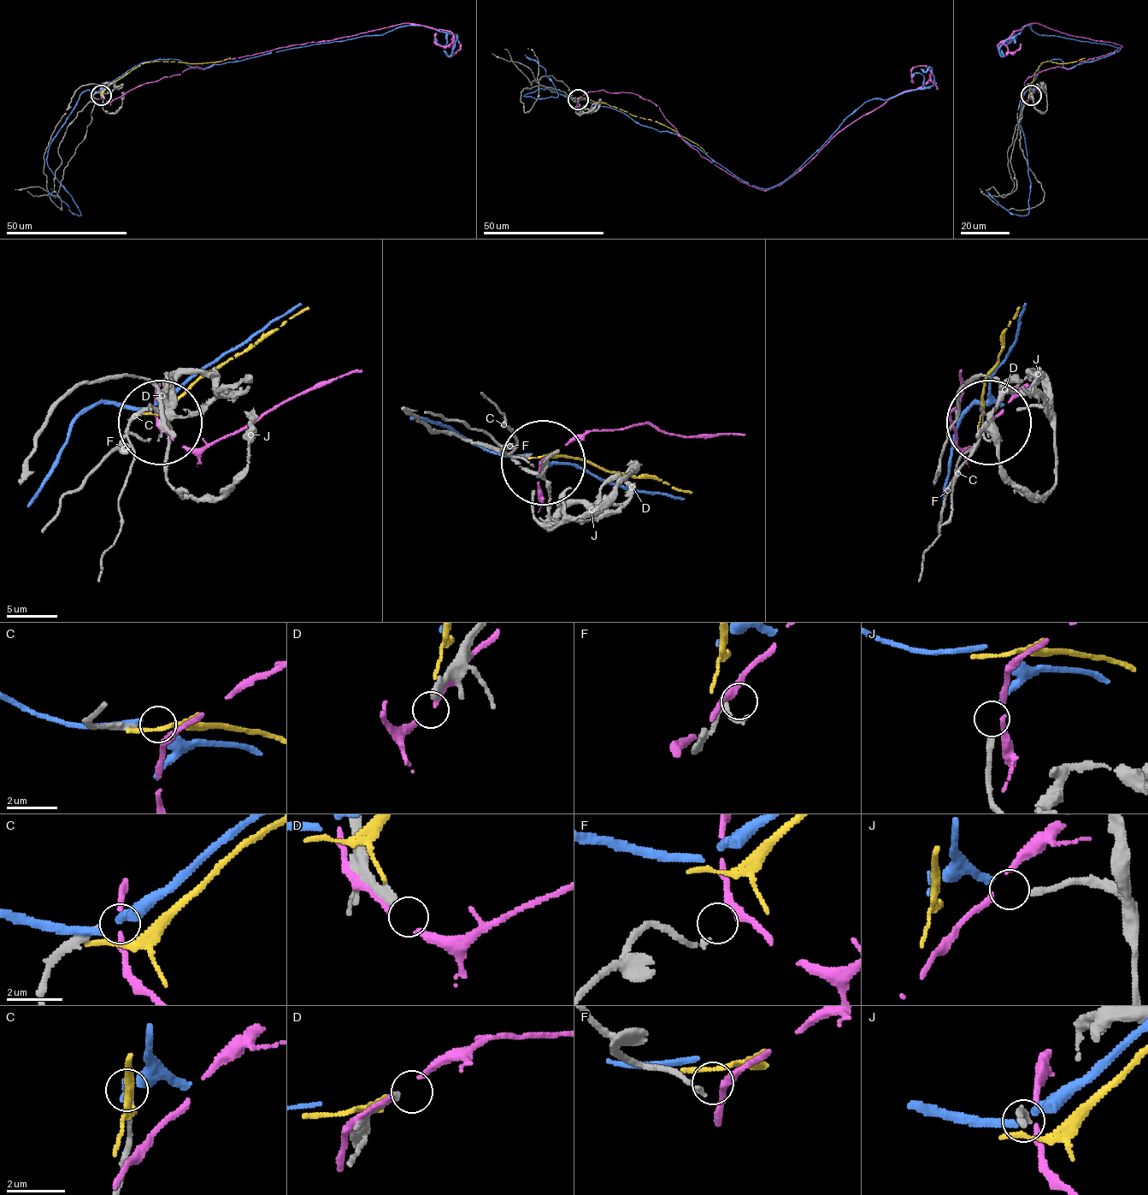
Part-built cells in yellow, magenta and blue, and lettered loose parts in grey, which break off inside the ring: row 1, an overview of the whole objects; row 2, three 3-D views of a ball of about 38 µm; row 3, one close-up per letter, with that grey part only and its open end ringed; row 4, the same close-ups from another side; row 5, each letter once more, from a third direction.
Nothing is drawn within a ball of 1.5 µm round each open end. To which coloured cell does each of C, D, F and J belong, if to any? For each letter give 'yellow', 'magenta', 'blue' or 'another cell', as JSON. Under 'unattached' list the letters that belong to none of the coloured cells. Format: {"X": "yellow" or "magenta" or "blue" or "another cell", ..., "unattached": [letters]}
{"C": "another cell", "D": "another cell", "F": "magenta", "J": "blue", "unattached": ["C", "D"]}

